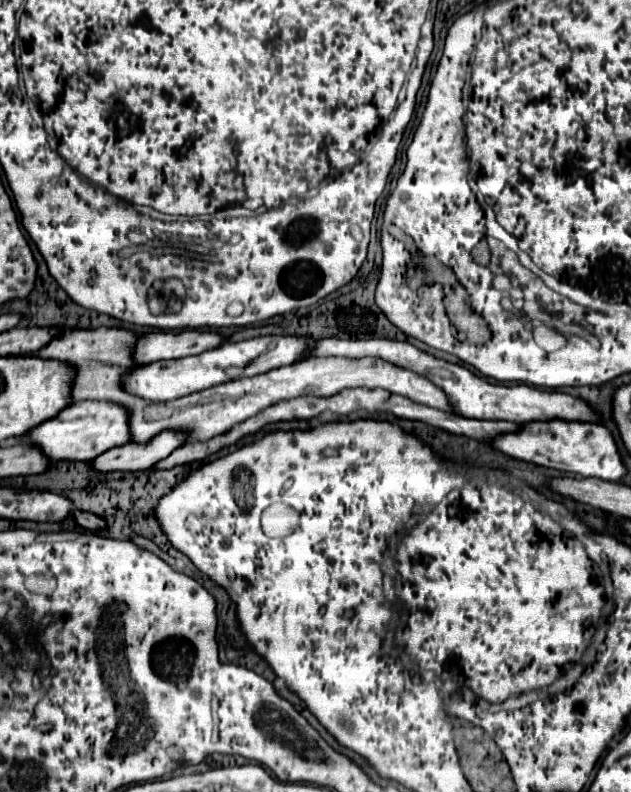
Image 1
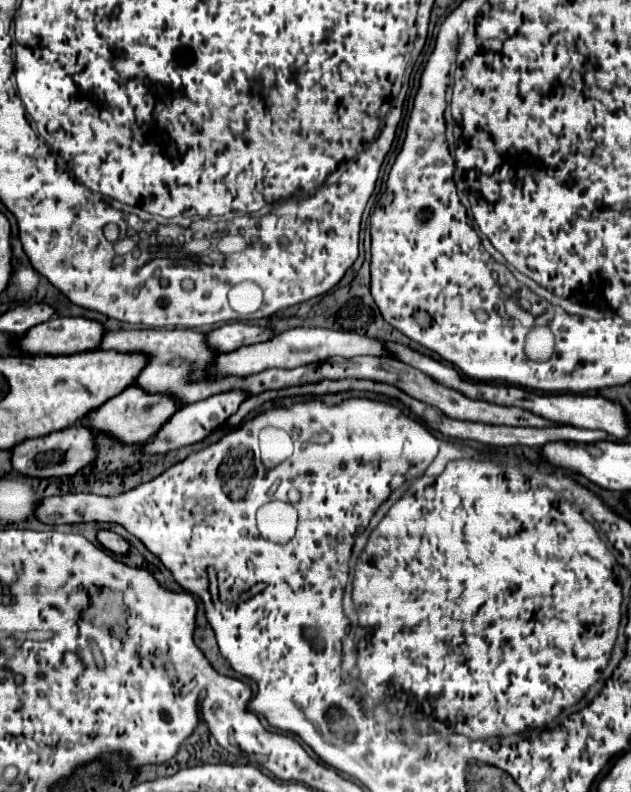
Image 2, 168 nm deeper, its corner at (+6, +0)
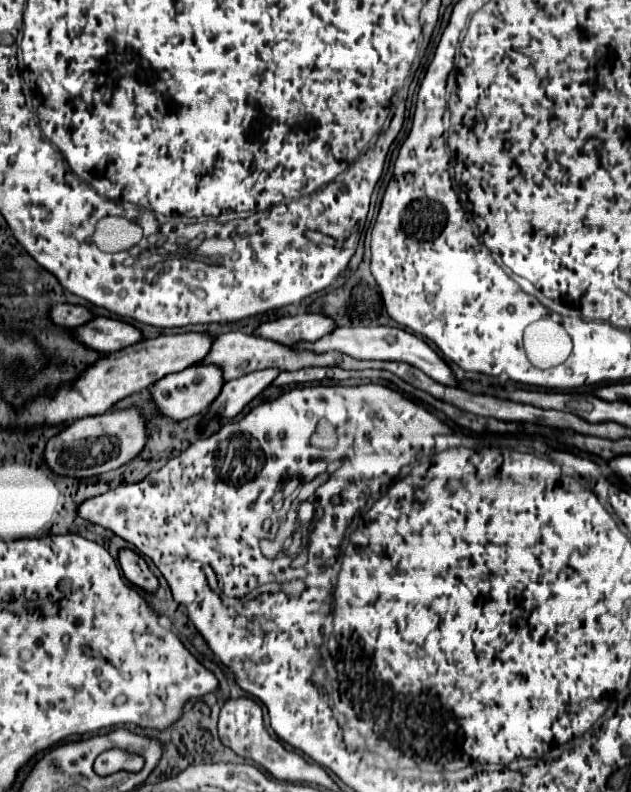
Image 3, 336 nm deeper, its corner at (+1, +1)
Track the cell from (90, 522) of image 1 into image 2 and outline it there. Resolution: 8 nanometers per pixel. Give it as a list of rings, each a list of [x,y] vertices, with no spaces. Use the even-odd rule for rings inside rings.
[[[98,530],[98,534],[96,534],[96,538],[98,538],[98,542],[106,548],[106,550],[110,550],[110,552],[114,552],[114,554],[126,554],[128,552],[128,544],[116,534],[116,532],[112,532],[112,530]]]

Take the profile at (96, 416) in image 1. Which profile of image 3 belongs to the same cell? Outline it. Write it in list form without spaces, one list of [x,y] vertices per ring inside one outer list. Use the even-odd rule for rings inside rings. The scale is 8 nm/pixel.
[[[193,365],[185,371],[167,375],[165,379],[157,381],[151,387],[151,395],[153,395],[153,401],[155,401],[157,409],[163,415],[167,415],[175,421],[181,421],[181,419],[187,419],[187,417],[193,417],[193,415],[199,415],[199,413],[207,411],[207,407],[213,403],[213,399],[217,399],[217,395],[221,393],[223,383],[225,383],[225,379],[221,375],[221,367]]]

